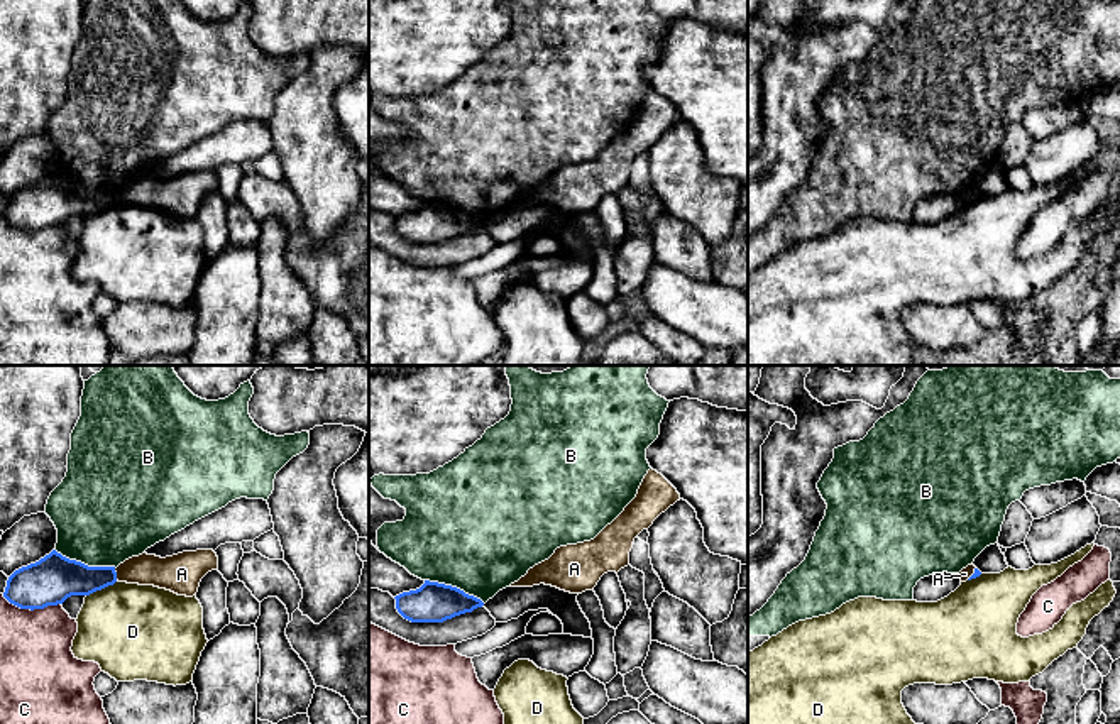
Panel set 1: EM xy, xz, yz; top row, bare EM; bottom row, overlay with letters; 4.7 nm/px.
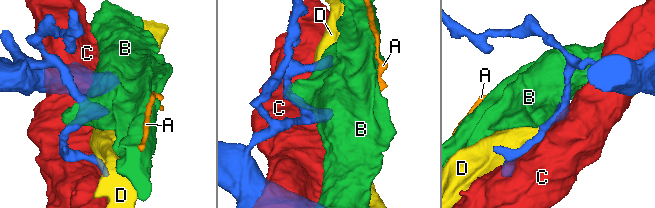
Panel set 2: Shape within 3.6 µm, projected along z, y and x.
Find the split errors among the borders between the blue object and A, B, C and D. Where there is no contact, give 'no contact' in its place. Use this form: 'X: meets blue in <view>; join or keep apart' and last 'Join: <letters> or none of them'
A: meets blue in xy; keep apart
B: meets blue in xy; keep apart
C: meets blue in xy; keep apart
D: meets blue in xy; keep apart
Join: none of them

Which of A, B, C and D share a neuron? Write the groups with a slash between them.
A / B / C / D

